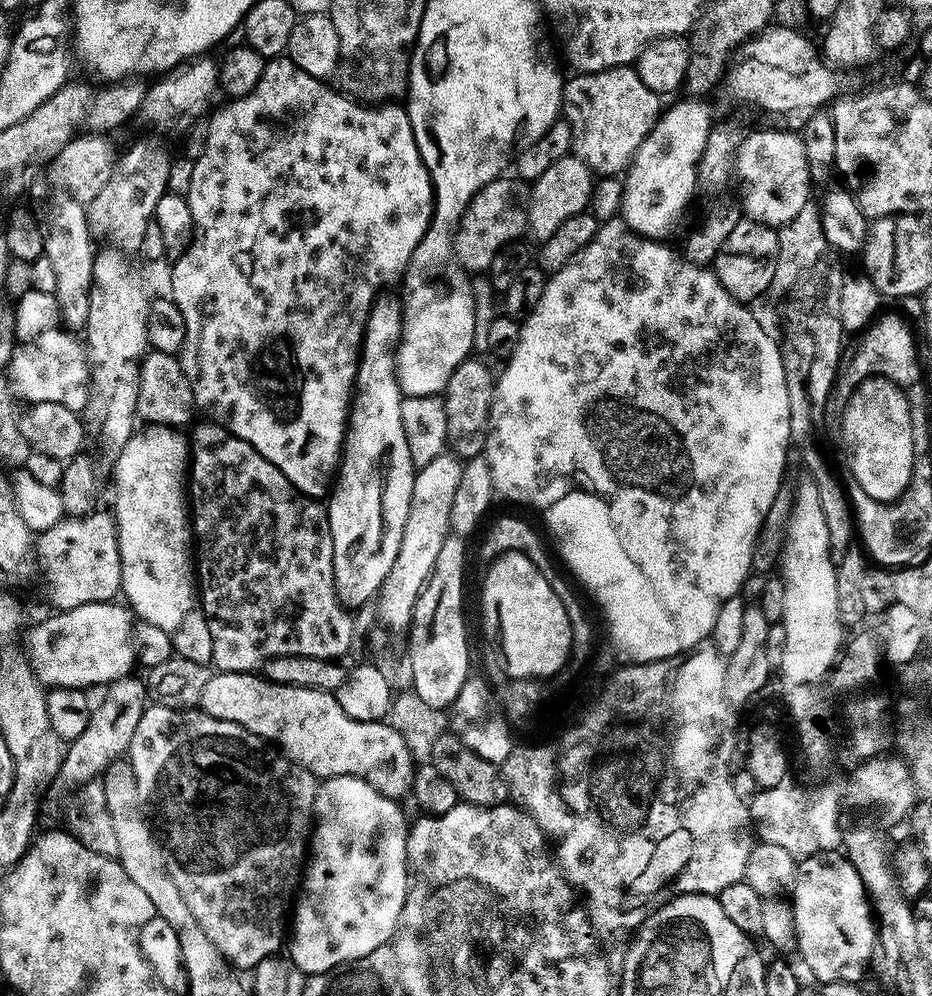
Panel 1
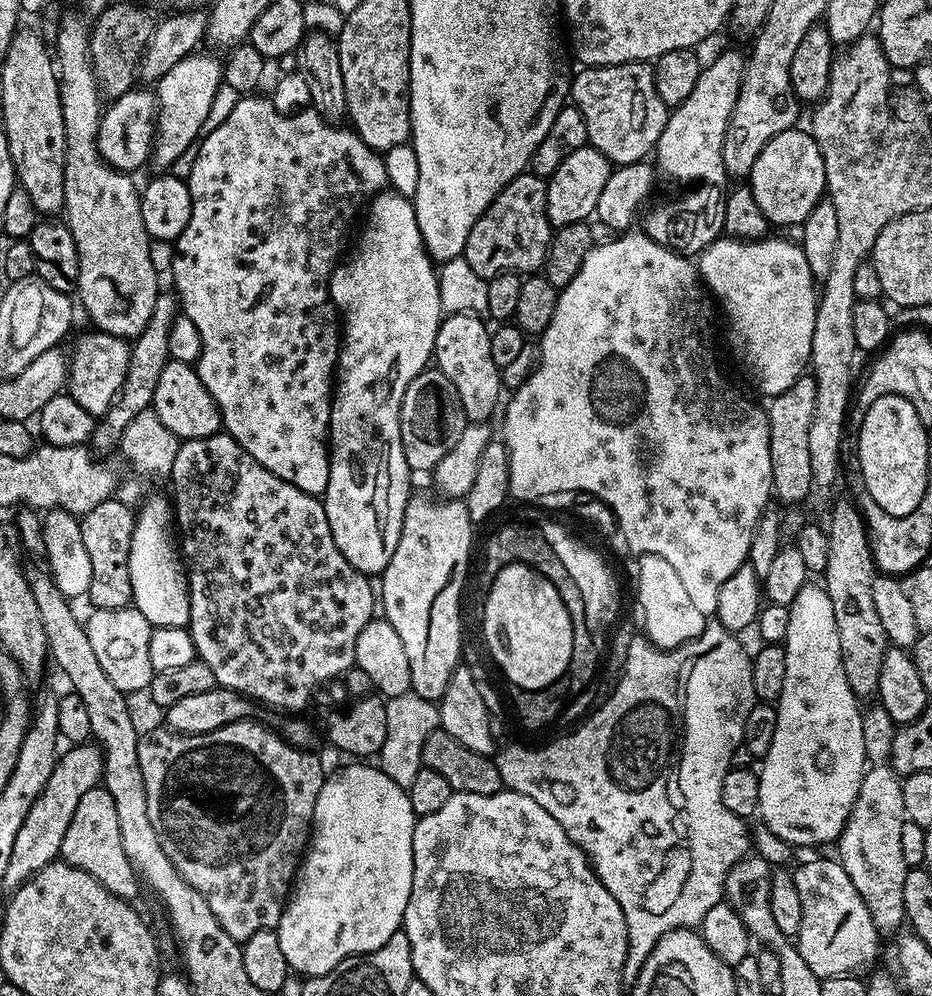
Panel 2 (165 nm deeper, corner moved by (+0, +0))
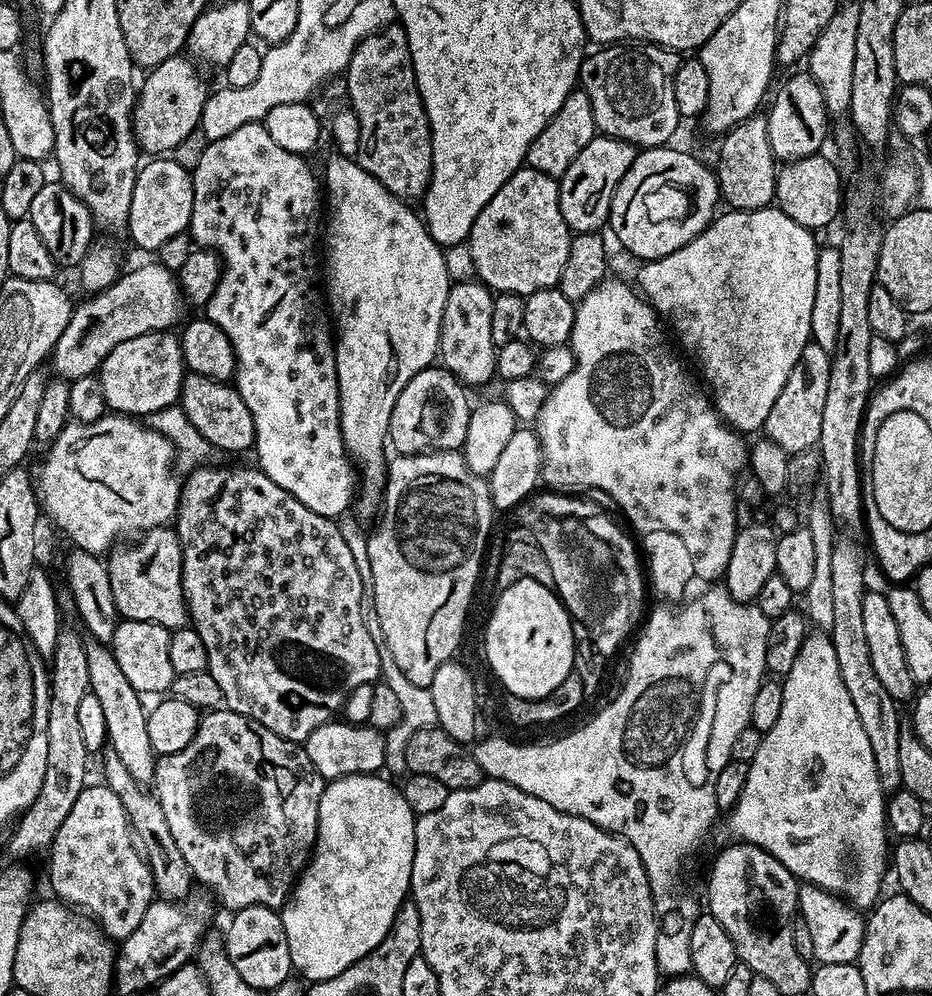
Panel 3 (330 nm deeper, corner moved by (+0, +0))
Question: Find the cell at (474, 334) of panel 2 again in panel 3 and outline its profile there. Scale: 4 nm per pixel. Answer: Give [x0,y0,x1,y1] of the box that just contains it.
[439,279,496,384]

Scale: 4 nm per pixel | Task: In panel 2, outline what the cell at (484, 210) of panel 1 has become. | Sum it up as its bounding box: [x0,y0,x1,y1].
[463,170,554,281]

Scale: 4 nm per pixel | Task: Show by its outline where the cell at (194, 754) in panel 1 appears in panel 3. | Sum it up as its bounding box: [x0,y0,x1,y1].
[154,710,325,913]

